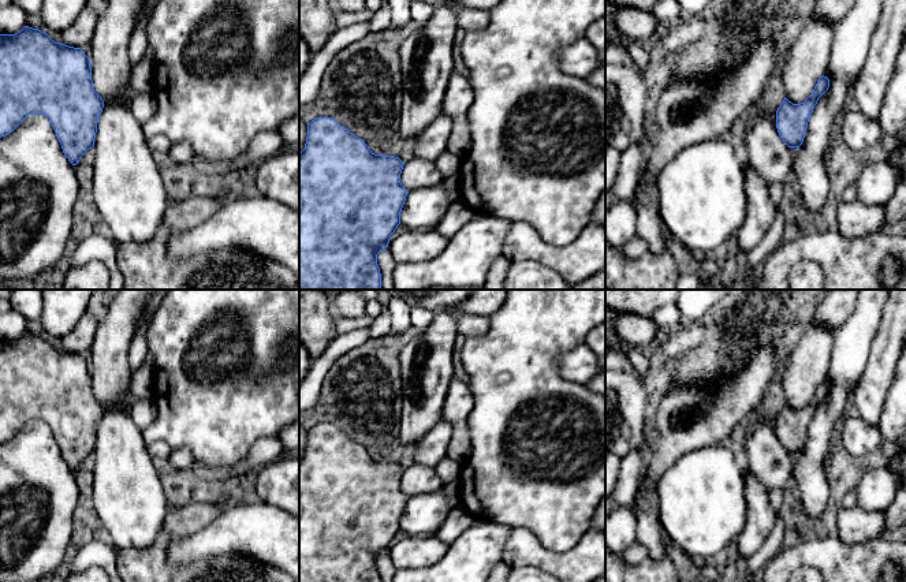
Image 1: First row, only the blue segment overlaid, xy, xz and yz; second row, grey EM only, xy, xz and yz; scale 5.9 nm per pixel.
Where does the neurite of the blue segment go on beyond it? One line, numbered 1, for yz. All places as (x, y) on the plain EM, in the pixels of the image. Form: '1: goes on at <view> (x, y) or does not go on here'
1: goes on at yz (808, 364)

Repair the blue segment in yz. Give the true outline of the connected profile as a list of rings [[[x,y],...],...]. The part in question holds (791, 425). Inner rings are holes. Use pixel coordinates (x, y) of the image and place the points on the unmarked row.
[[[809,322],[782,372],[784,406],[776,417],[776,434],[788,454],[802,451],[809,422],[829,393],[824,380],[832,339],[829,328]]]

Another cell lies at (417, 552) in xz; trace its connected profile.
[[[435,537],[404,538],[388,551],[396,570],[428,568],[439,563],[448,551],[448,545]]]

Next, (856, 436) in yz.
[[[861,417],[843,418],[836,434],[836,444],[853,456],[862,456],[877,451],[881,440],[880,426],[872,426]]]

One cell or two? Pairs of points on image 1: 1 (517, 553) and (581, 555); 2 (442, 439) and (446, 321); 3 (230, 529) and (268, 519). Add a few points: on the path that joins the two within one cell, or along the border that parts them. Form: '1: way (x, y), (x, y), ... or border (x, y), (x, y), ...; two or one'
1: way (533, 553), (547, 560), (565, 560); one
2: border (442, 420), (418, 441); two
3: way (239, 529), (258, 528); one

